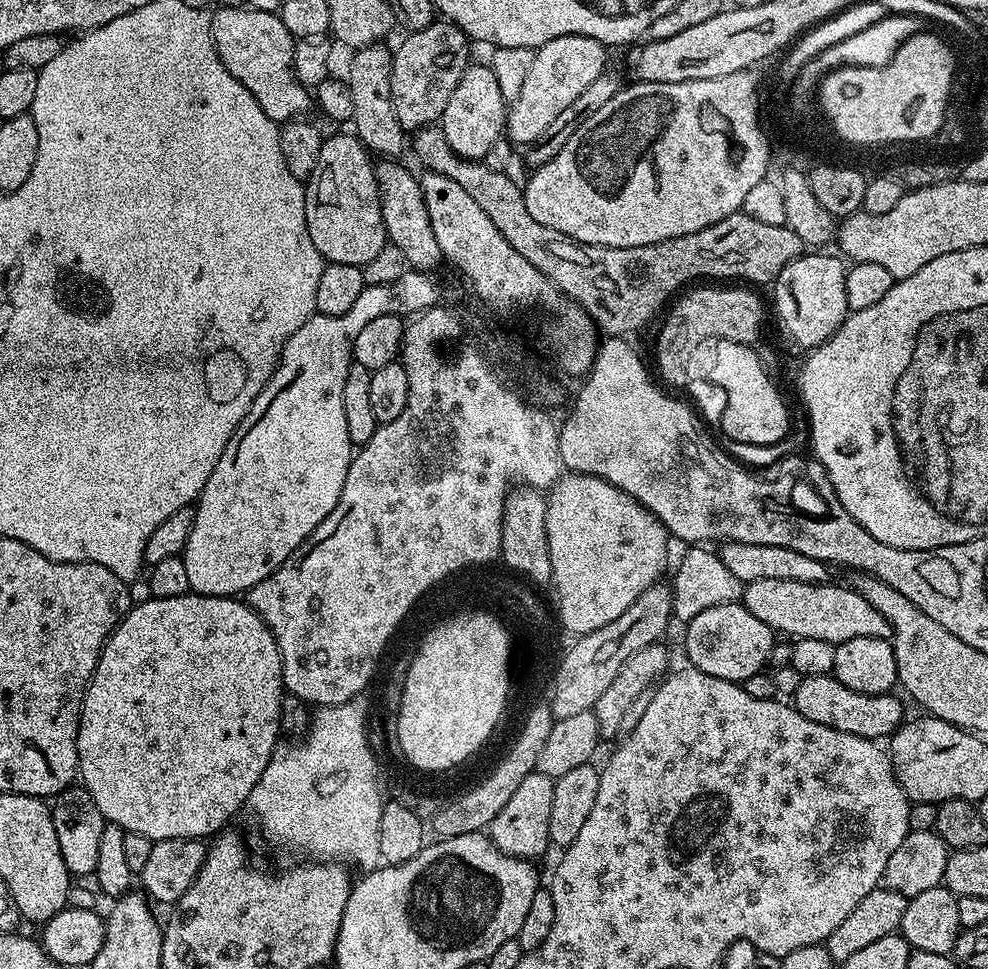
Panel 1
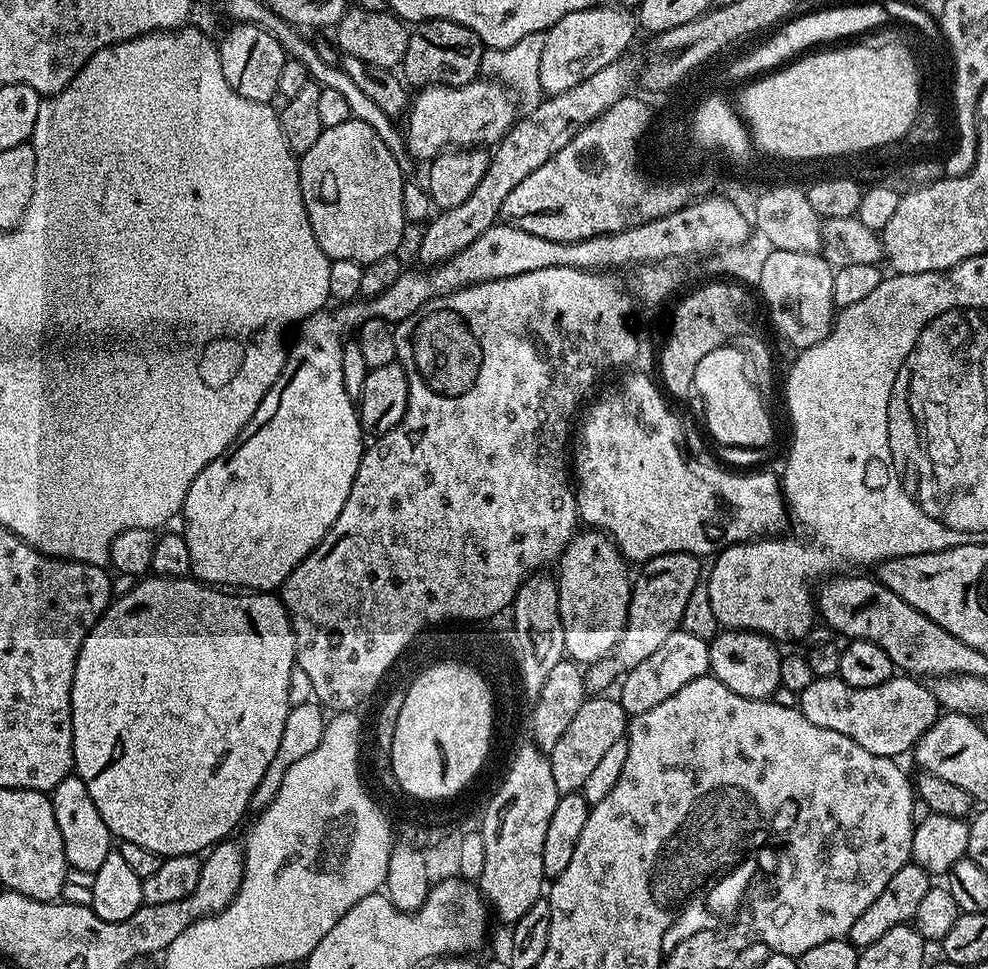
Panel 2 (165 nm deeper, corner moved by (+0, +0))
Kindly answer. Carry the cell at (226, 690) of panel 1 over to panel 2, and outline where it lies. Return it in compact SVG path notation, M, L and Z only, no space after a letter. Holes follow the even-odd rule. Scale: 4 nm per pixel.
M152 574L152 575L149 575L149 576L148 576L148 577L147 577L147 578L144 578L144 579L141 579L141 580L140 580L140 581L139 581L139 582L138 582L138 583L136 583L136 585L135 585L135 586L134 586L134 588L133 588L133 589L132 589L132 590L130 590L130 592L129 592L129 593L128 593L128 594L126 594L126 595L125 595L125 596L117 596L117 597L115 597L115 599L113 599L113 601L112 601L112 603L111 603L111 604L109 604L109 606L108 606L108 609L106 609L106 610L105 610L105 612L104 612L104 613L103 613L103 614L102 614L102 618L101 618L101 619L100 619L100 620L99 620L99 622L98 622L98 623L97 623L97 624L96 624L96 625L94 625L94 626L93 626L93 627L92 627L92 629L91 629L91 630L90 630L90 634L89 634L89 635L88 635L88 636L87 636L87 638L86 638L86 639L85 639L85 640L84 640L84 641L83 641L83 642L82 642L82 650L81 650L81 651L80 651L80 653L79 653L79 654L78 654L78 658L77 658L77 659L76 659L76 669L75 669L75 670L74 670L74 678L73 678L73 679L72 679L72 762L73 762L73 765L74 765L74 772L75 772L75 775L77 775L77 776L80 776L80 777L81 777L81 778L82 778L82 782L86 782L86 790L90 790L90 798L94 798L94 806L98 806L98 814L102 814L102 822L106 822L106 826L107 826L107 827L108 827L108 828L109 828L109 830L111 830L111 832L112 832L112 835L113 835L113 837L115 837L115 839L116 839L116 840L117 840L117 841L121 841L121 840L125 840L125 841L126 841L126 842L135 842L135 844L136 844L136 845L138 845L138 846L146 846L146 850L154 850L154 854L158 854L158 855L159 855L159 856L160 856L160 857L161 857L161 858L163 858L163 857L166 857L166 856L177 856L177 855L178 855L178 854L190 854L190 855L191 855L191 856L195 856L195 855L197 855L197 854L204 854L204 853L207 853L207 852L208 852L208 851L209 851L209 849L211 849L211 848L212 848L212 847L213 847L213 846L215 846L215 845L217 845L217 844L219 844L219 843L220 843L220 841L222 841L222 840L227 840L227 839L229 839L229 837L231 837L231 836L232 836L232 835L233 835L233 833L232 833L232 831L234 831L234 830L235 830L235 828L236 828L236 827L238 827L238 826L239 826L239 824L240 824L240 819L242 819L242 818L243 818L243 816L246 816L246 813L247 813L247 812L248 812L248 803L249 803L249 802L250 802L250 798L251 798L251 797L252 797L252 795L253 795L253 794L254 794L254 786L258 786L258 782L262 782L262 774L266 774L266 766L270 766L270 762L271 762L271 760L272 760L272 759L274 759L274 754L278 754L278 742L282 742L282 726L283 726L283 724L284 724L284 723L286 723L286 714L287 714L287 713L288 713L288 710L289 710L289 707L290 707L290 699L289 699L289 700L288 700L288 695L290 695L290 694L291 694L291 692L292 692L292 672L293 672L293 676L294 676L294 669L295 669L295 668L296 668L296 643L295 643L295 642L294 642L294 630L293 630L293 629L292 629L292 623L291 623L291 622L290 622L290 618L289 618L289 617L288 617L288 611L287 611L287 610L285 610L285 608L284 608L284 604L283 604L283 602L282 602L282 601L280 601L280 598L279 598L279 595L276 595L276 594L273 594L273 593L272 593L272 592L253 592L253 591L249 591L249 592L248 592L248 593L247 593L247 594L237 594L237 593L236 593L236 592L235 592L235 591L232 591L232 590L221 590L221 589L220 589L220 588L219 588L219 587L216 587L216 586L209 586L209 585L207 585L207 584L205 584L205 583L203 583L203 582L201 582L201 581L199 581L199 580L197 580L197 579L195 579L195 578L177 578L177 577L174 577L174 576L158 576L158 575L155 575L155 574Z

